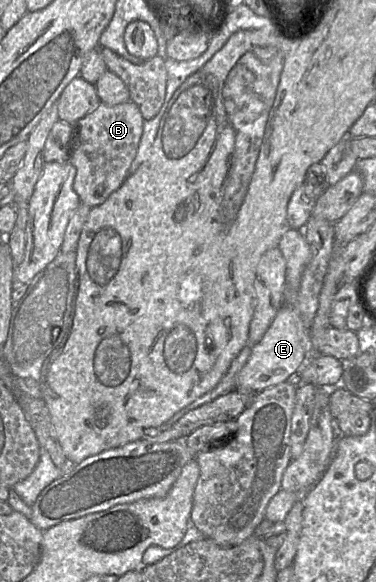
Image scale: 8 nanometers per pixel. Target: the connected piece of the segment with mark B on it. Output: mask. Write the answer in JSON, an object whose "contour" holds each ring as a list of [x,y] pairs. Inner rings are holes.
{"contour":[[[131,100],[118,105],[100,103],[75,123],[75,139],[78,139],[69,162],[76,168],[73,189],[81,202],[91,208],[97,206],[124,183],[137,154],[143,124],[142,114]]]}

